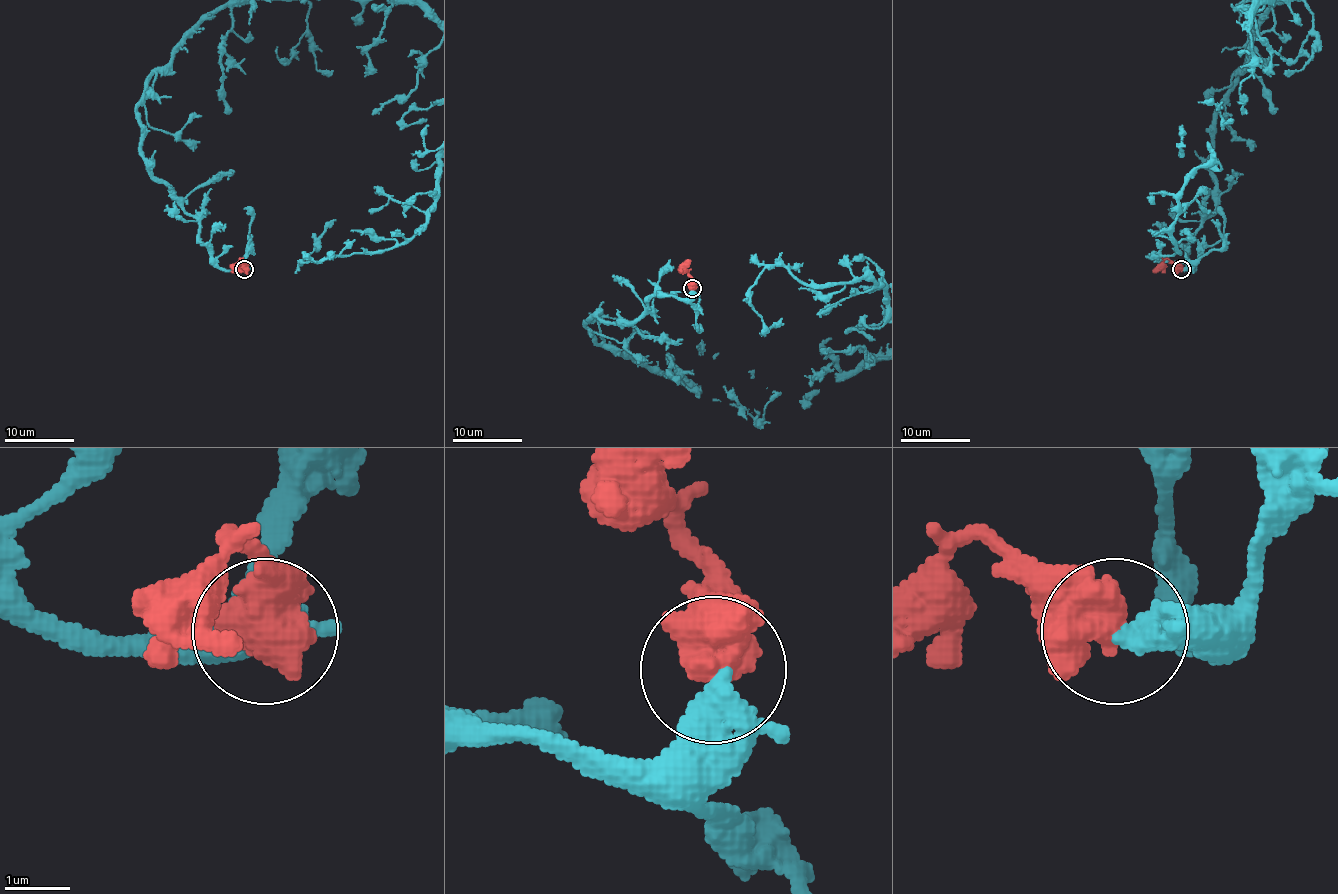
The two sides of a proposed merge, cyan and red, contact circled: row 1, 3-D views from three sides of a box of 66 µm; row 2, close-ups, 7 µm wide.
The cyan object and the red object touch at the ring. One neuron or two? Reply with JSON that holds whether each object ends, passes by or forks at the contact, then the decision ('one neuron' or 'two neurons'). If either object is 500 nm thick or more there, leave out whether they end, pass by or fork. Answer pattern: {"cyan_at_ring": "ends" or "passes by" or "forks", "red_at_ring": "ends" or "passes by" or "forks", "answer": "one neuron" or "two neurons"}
{"cyan_at_ring": "passes by", "red_at_ring": "forks", "answer": "two neurons"}

